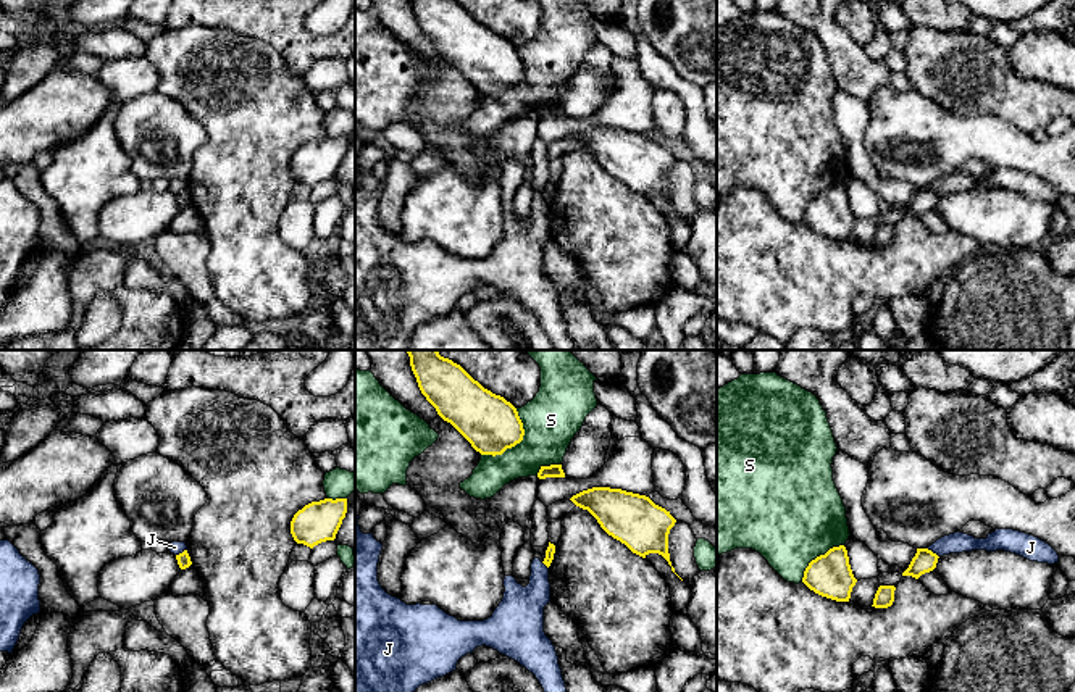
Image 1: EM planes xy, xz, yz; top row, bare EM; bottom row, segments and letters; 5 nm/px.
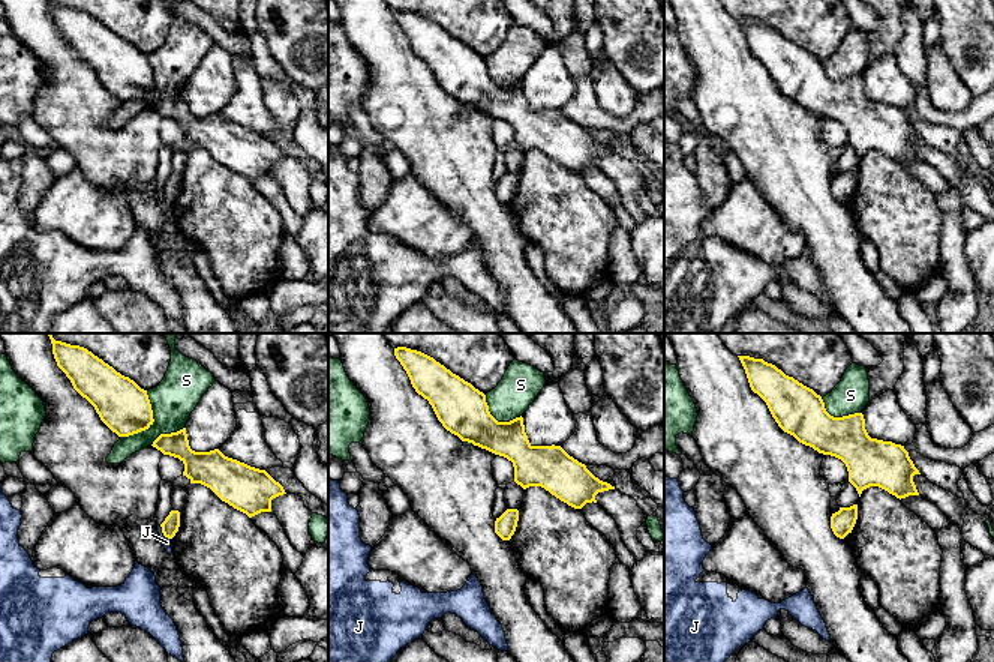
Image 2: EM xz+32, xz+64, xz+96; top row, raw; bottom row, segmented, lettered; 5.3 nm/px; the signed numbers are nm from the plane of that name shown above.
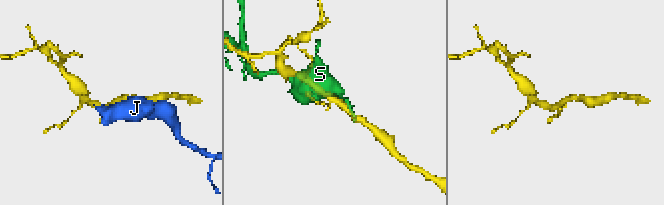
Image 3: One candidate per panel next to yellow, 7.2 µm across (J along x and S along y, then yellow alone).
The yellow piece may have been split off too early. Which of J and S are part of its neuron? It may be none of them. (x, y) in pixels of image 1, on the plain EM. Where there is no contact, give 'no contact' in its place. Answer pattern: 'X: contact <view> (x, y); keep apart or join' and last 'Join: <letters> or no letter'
J: contact yz (932, 191); keep apart
S: contact xz (517, 81); keep apart
Join: no letter

